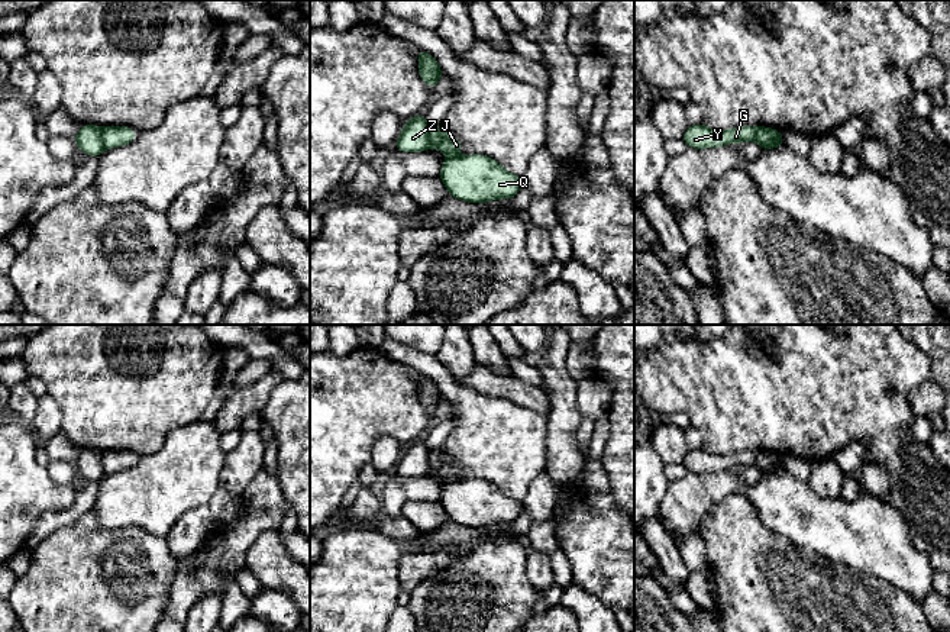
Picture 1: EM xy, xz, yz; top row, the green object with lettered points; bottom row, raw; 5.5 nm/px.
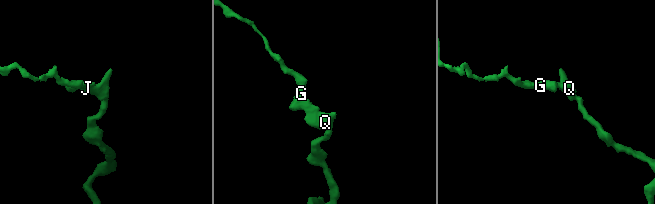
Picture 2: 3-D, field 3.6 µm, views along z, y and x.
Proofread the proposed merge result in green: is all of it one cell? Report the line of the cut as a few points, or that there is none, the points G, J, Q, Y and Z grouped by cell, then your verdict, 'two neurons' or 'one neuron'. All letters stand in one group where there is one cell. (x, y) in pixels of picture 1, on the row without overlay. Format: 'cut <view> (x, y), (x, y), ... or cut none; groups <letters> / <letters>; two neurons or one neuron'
cut xy (102, 452), (102, 467), (106, 471); groups G Y Z / J Q; two neurons

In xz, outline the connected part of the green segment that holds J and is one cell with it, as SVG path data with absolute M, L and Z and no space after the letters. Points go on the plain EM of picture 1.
M439 448L429 451L430 471L450 481L443 486L439 503L449 519L469 528L513 523L523 510L523 502L508 497L485 480L455 481L463 468L446 458Z

